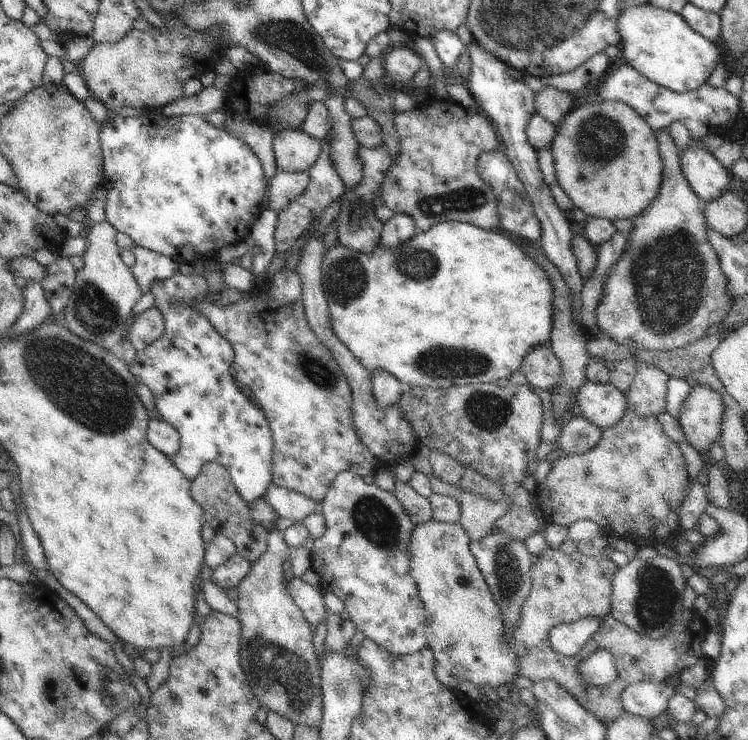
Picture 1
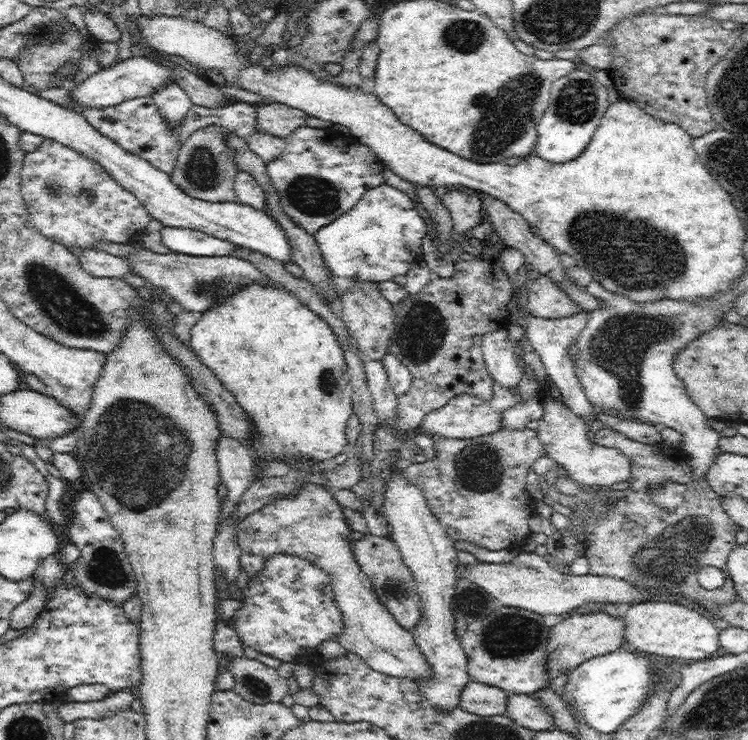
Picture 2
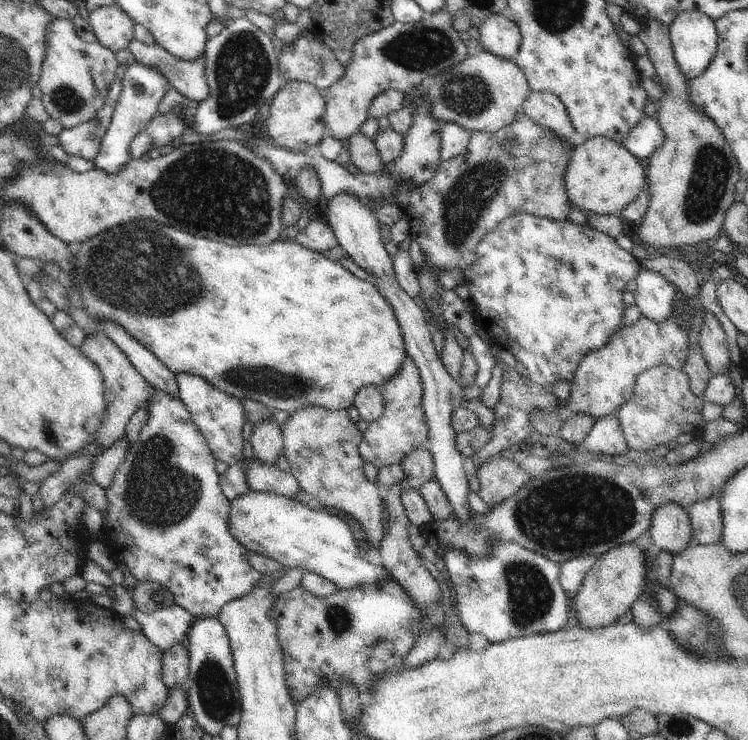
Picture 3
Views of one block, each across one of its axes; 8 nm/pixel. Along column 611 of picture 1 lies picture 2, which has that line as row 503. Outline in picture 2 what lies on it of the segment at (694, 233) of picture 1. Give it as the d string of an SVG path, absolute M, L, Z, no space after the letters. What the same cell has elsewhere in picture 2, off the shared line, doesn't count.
M301 482L299 492L295 496L279 499L268 504L260 511L253 512L237 524L237 542L241 550L240 564L249 577L261 572L264 561L278 553L288 553L304 557L308 561L320 566L328 573L335 602L344 619L344 630L334 640L339 642L347 651L356 653L374 670L396 677L409 678L410 680L428 680L432 678L432 669L424 658L424 653L416 644L416 639L411 631L400 625L396 617L392 616L384 604L375 594L371 580L364 574L359 563L352 554L352 542L347 540L347 535L352 532L346 523L342 506L334 500L333 492L326 487L320 487L312 482Z

